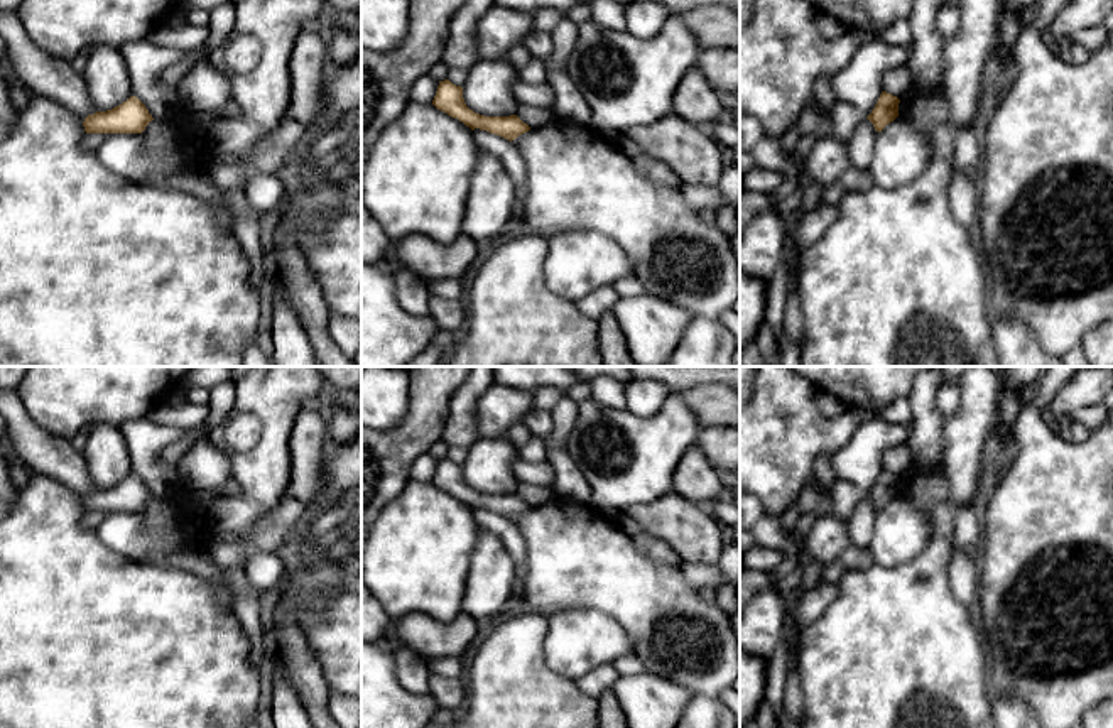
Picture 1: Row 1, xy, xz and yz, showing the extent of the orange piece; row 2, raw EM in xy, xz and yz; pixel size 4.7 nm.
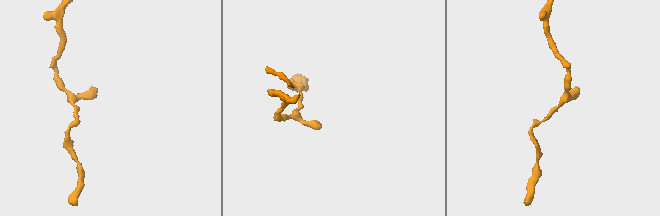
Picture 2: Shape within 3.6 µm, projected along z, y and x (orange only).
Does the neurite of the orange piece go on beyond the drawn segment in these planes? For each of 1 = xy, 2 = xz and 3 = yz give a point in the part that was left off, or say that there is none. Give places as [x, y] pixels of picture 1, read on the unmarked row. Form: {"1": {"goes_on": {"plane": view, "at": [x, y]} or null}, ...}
{"1": {"goes_on": null}, "2": {"goes_on": null}, "3": {"goes_on": null}}

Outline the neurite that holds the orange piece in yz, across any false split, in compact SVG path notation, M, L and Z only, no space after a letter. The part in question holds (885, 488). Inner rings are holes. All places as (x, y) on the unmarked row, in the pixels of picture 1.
M882 470L875 486L866 495L877 510L882 510L890 500L899 495L900 478L887 470Z

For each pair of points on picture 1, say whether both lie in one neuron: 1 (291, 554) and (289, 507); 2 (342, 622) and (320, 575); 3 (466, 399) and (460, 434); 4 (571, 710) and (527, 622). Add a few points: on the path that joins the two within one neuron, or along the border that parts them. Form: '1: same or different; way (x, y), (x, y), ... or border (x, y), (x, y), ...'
1: different; border (313, 502), (304, 519), (276, 553)
2: same; way (325, 622), (320, 622), (304, 607), (304, 592)
3: same; way (463, 407), (461, 426)
4: same; way (549, 688), (527, 666), (527, 644)

